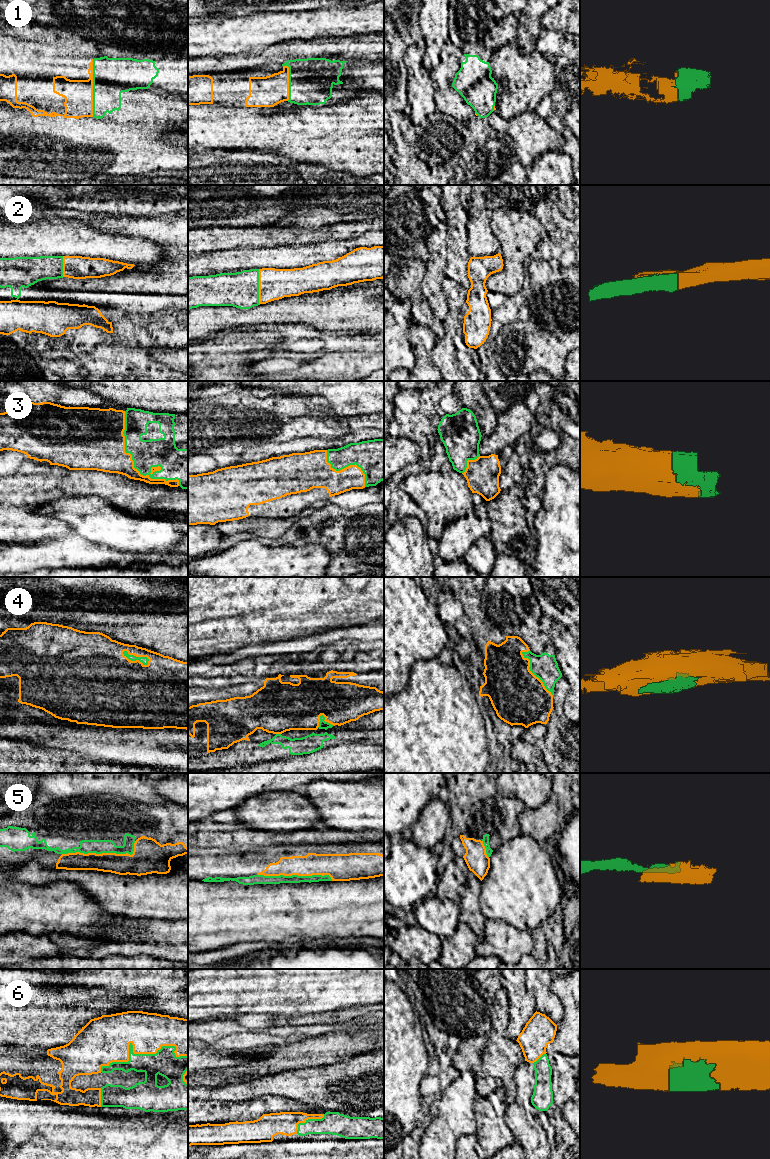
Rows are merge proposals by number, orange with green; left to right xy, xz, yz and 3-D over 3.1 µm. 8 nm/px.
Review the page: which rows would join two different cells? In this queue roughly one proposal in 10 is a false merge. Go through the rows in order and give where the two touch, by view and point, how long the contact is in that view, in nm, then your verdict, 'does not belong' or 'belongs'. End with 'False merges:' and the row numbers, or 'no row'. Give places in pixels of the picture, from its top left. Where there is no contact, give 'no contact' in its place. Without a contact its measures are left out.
1: xy (92, 88) | 460 nm | belongs
2: xz (259, 287) | 280 nm | belongs
3: xy (133, 462) | 750 nm | belongs
4: xy (136, 660) | 240 nm | belongs
5: xy (103, 853) | 600 nm | belongs
6: xy (135, 1053) | 700 nm | belongs
False merges: no row

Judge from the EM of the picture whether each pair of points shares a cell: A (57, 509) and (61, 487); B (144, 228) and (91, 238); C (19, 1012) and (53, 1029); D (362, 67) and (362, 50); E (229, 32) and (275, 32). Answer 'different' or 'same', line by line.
A: different
B: different
C: same
D: different
E: same

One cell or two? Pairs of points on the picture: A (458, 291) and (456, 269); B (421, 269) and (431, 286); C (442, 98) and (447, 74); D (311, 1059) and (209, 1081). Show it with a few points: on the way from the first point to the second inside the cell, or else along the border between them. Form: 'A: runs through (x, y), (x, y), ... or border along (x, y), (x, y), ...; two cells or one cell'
A: border along (448, 278), (466, 289); two cells
B: border along (427, 271), (420, 284), (420, 292), (424, 298); two cells
C: runs through (443, 92), (443, 80); one cell
D: runs through (286, 1059), (262, 1064), (242, 1073), (234, 1074); one cell

